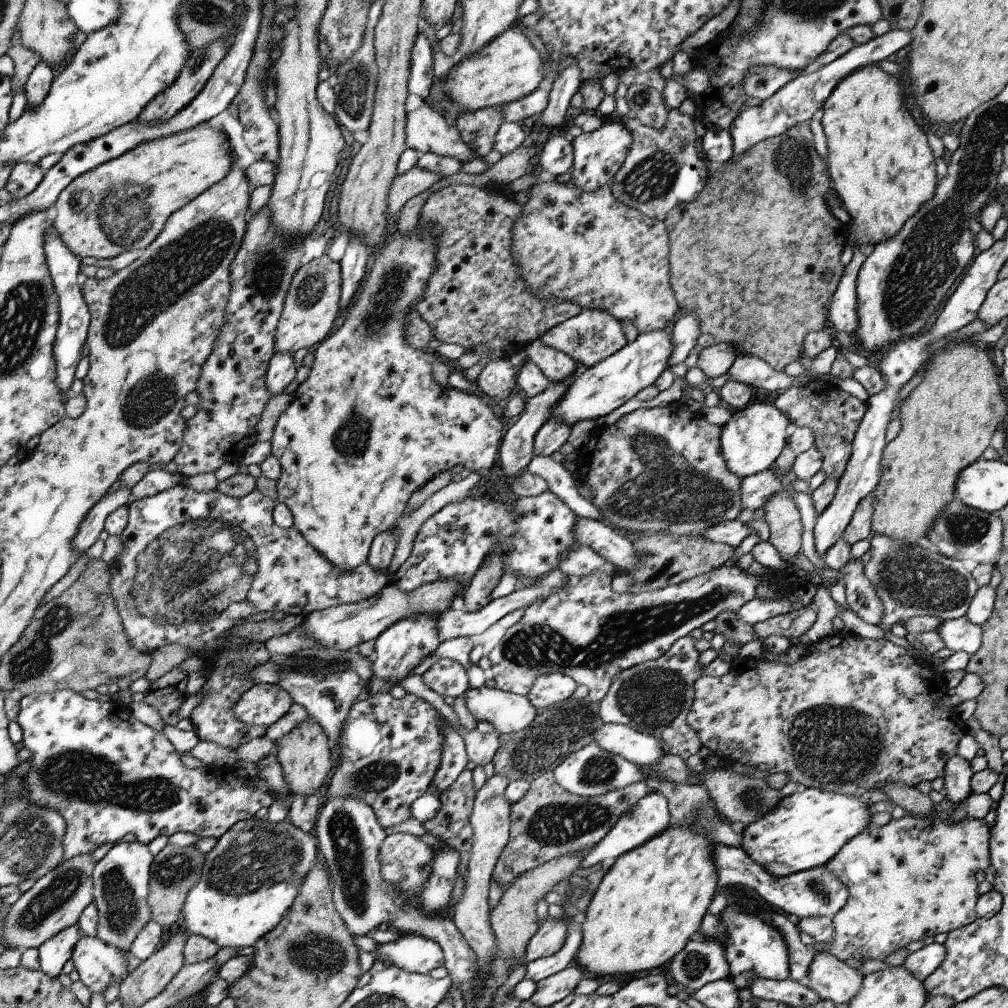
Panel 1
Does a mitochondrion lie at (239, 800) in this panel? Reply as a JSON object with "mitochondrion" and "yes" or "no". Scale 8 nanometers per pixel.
{"mitochondrion":"no"}

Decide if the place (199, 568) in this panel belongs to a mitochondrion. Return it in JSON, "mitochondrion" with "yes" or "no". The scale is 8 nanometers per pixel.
{"mitochondrion":"yes"}

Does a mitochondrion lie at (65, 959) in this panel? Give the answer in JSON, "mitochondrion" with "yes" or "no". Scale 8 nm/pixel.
{"mitochondrion":"no"}

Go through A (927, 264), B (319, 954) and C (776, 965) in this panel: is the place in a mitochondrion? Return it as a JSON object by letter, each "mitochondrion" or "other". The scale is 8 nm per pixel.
{"A":"mitochondrion","B":"mitochondrion","C":"other"}

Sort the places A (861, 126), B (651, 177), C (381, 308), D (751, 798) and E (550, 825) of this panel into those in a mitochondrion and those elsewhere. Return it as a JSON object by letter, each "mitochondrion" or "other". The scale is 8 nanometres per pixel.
{"A":"other","B":"mitochondrion","C":"mitochondrion","D":"mitochondrion","E":"mitochondrion"}

